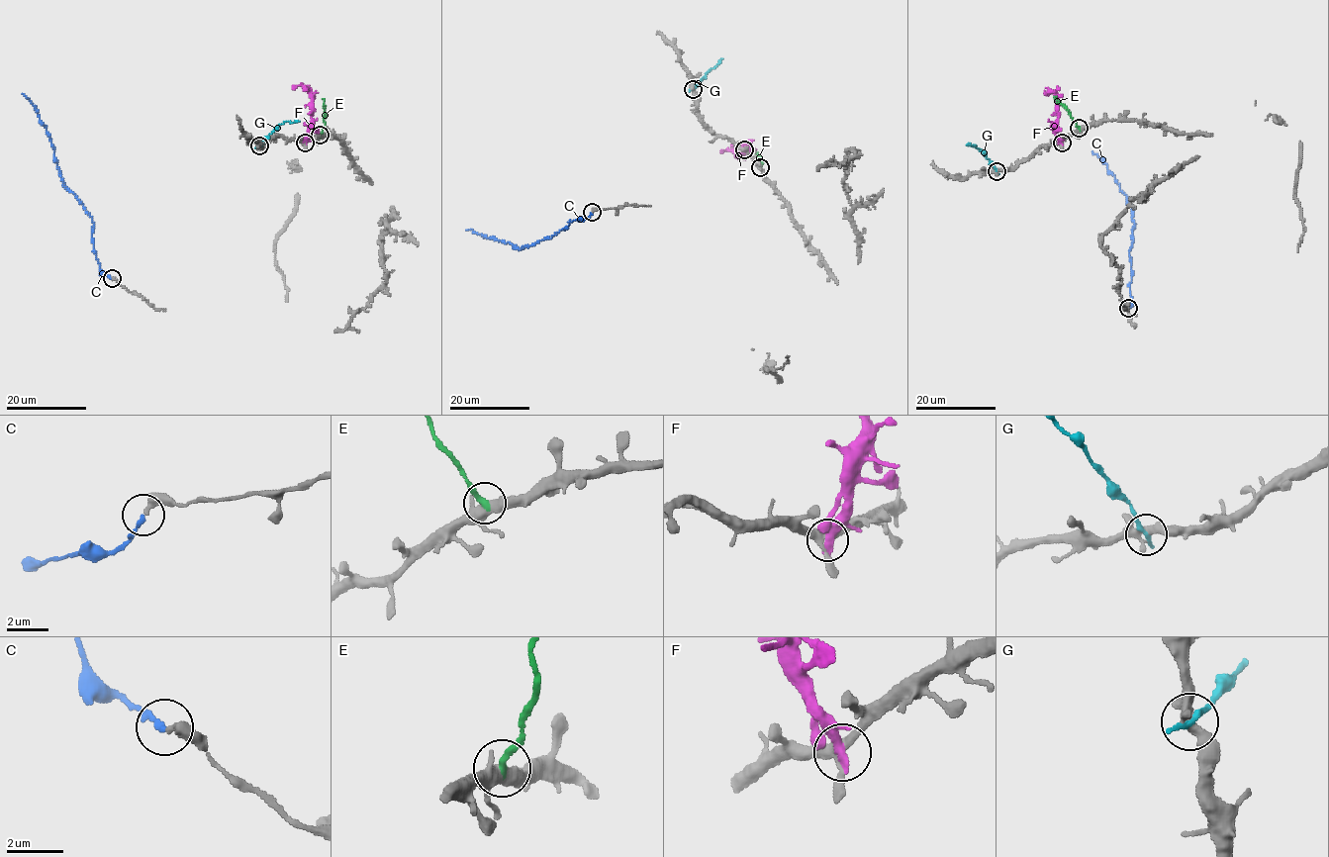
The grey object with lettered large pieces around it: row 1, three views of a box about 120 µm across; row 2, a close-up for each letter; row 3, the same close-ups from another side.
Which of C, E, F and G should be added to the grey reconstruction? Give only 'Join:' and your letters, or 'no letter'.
Join: C

